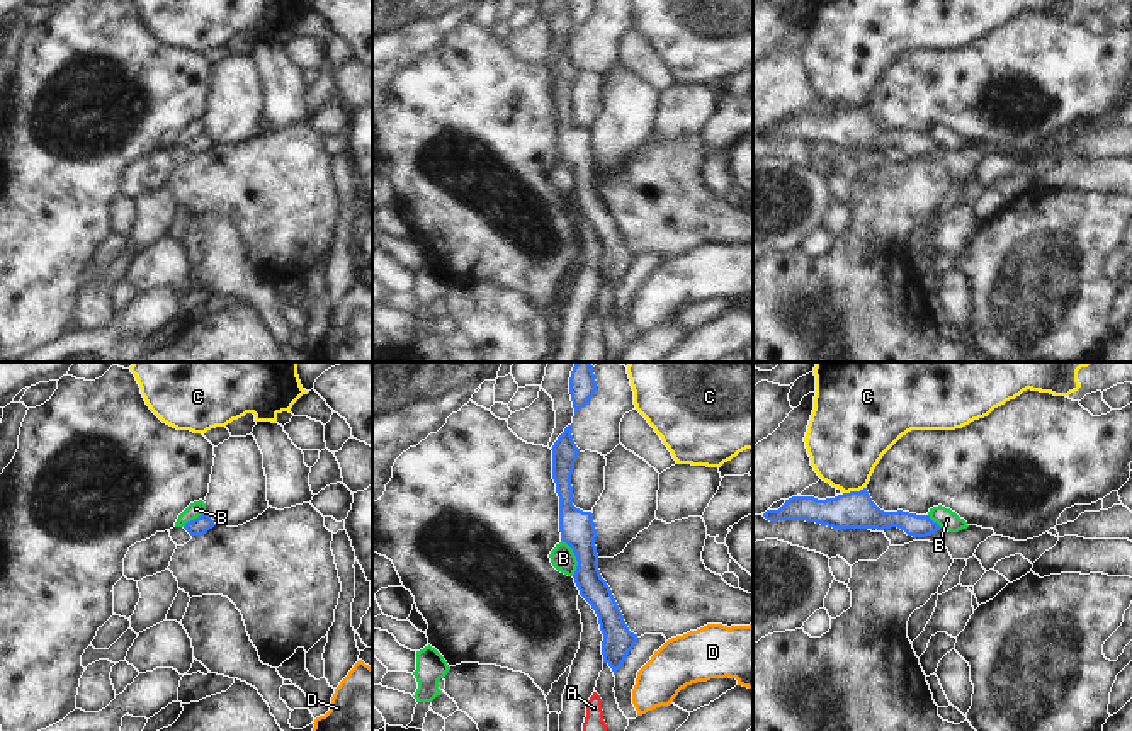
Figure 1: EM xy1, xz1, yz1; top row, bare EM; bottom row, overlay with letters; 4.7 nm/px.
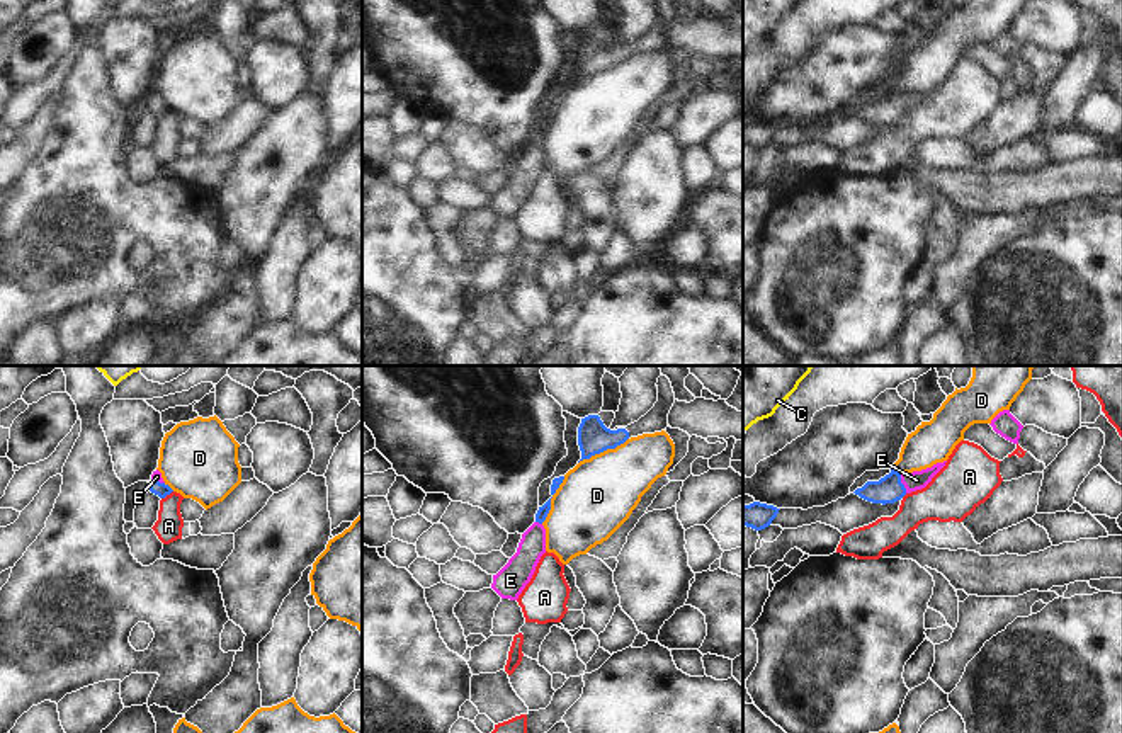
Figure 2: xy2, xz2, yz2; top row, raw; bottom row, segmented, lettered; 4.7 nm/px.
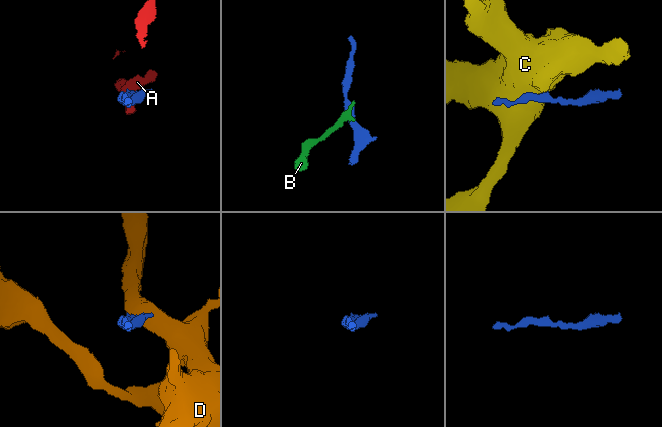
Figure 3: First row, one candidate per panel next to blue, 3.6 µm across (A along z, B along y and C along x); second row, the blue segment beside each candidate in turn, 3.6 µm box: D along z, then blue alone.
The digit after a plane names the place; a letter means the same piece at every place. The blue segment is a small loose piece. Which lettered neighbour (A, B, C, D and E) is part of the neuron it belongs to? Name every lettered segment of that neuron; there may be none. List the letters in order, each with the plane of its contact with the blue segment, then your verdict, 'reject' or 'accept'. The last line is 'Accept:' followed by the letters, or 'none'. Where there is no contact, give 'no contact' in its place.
A: xy2 | reject
B: xz1 | reject
C: yz1 | reject
D: xz2 | reject
E: yz2 | accept
Accept: E

